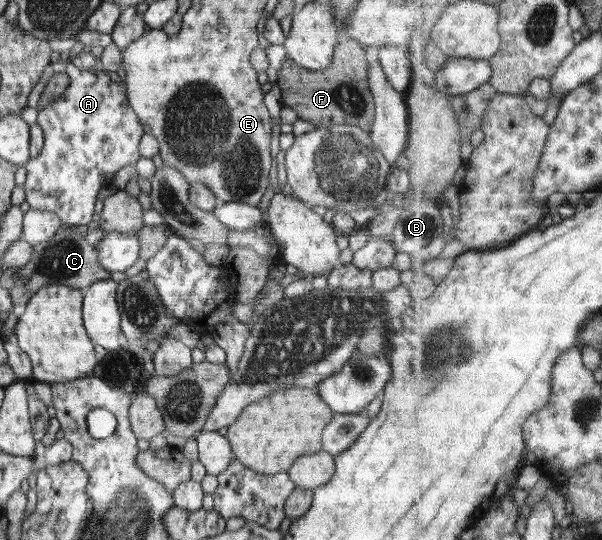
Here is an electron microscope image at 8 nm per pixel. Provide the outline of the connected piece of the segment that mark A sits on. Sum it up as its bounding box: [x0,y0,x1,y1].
[25,59,144,227]

